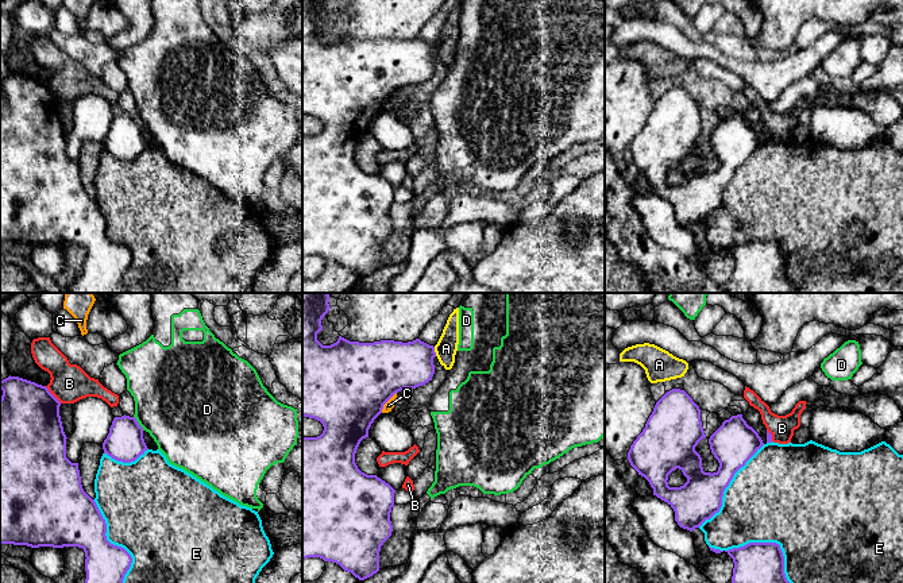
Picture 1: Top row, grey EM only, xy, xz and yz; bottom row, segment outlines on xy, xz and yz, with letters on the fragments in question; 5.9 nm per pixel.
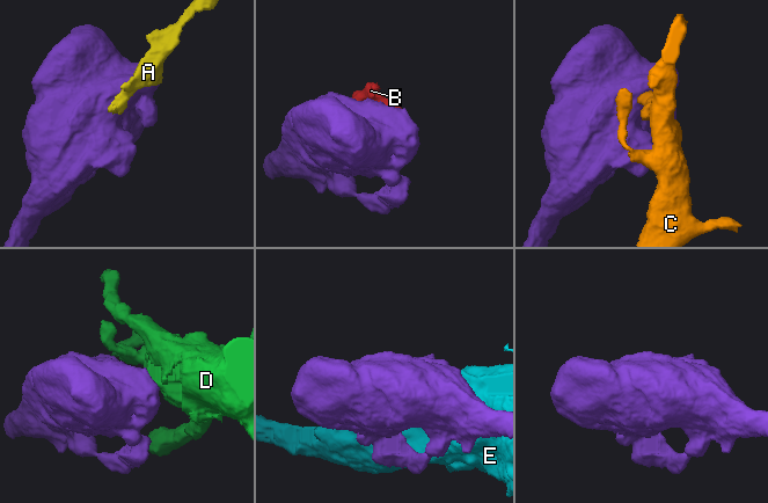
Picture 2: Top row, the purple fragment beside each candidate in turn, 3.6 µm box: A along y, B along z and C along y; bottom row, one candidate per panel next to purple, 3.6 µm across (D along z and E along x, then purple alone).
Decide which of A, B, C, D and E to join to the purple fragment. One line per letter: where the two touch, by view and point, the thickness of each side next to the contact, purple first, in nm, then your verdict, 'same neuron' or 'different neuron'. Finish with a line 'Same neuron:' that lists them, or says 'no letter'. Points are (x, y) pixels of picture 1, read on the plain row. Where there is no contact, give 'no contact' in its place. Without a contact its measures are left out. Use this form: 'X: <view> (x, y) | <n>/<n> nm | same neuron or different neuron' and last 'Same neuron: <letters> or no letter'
A: xz (433, 49) | 300/130 nm | different neuron
B: xy (51, 92) | 440/220 nm | different neuron
C: xz (386, 99) | 480/60 nm | different neuron
D: xy (138, 120) | 220/480 nm | different neuron
E: yz (775, 240) | 320/500 nm | different neuron
Same neuron: no letter

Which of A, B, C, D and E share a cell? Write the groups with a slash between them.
A B / C / D / E

